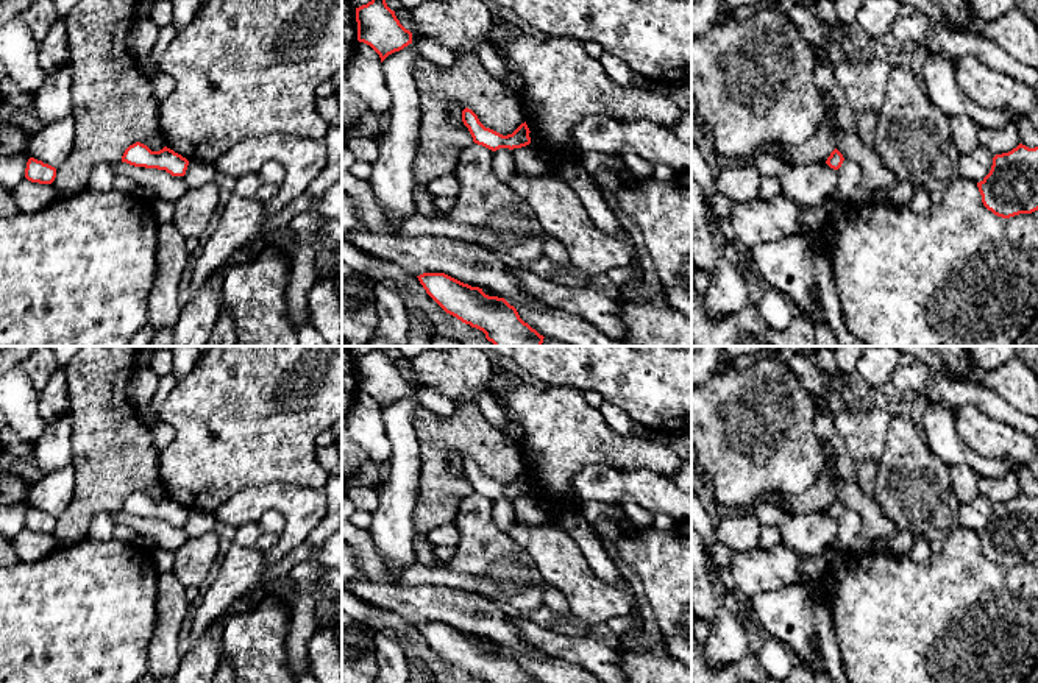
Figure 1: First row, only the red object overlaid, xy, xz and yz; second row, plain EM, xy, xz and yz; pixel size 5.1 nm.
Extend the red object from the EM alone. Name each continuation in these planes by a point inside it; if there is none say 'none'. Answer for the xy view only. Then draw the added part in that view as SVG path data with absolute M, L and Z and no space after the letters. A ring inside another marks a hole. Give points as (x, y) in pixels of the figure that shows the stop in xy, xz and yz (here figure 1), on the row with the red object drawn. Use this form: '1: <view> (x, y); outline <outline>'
none

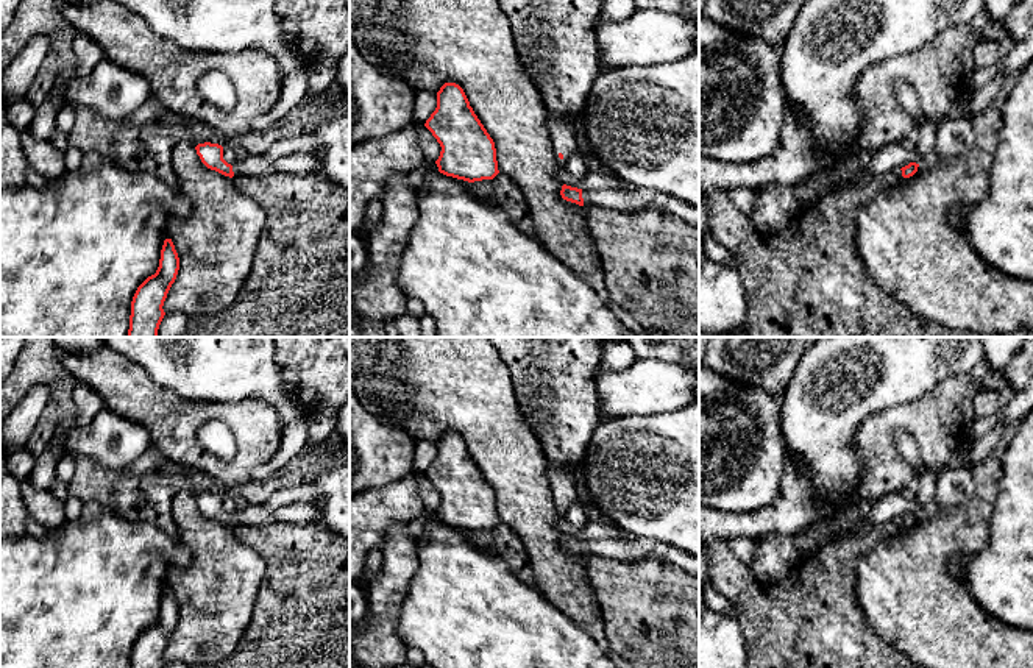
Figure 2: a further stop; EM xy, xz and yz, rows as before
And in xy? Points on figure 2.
1: xy (298, 163); outline M293 153L276 161L268 161L262 156L239 159L233 164L234 175L267 175L282 172L290 175L314 175L318 169L318 161L312 153Z

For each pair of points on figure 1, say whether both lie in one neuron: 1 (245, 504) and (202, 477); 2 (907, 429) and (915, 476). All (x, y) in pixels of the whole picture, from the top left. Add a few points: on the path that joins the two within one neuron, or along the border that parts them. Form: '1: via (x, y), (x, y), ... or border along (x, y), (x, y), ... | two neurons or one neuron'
1: border along (267, 484), (238, 491), (213, 512) | two neurons
2: via (907, 440), (907, 465) | one neuron

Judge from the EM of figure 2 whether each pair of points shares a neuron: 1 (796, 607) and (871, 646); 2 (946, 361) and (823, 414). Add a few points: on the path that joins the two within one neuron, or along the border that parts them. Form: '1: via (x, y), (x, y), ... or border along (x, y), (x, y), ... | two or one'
1: via (815, 621), (840, 646), (852, 646) | one
2: via (915, 361), (876, 361), (854, 383) | one

